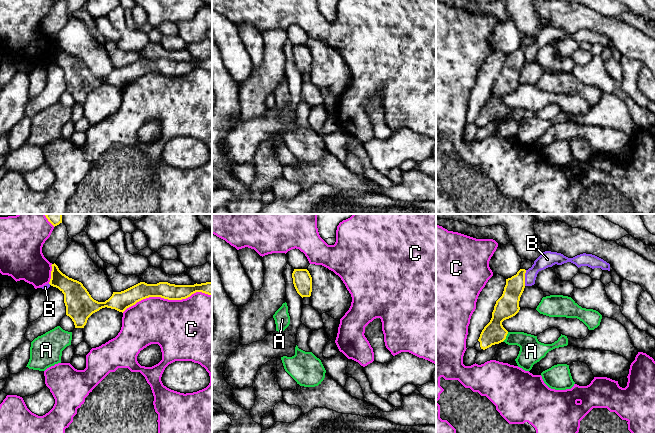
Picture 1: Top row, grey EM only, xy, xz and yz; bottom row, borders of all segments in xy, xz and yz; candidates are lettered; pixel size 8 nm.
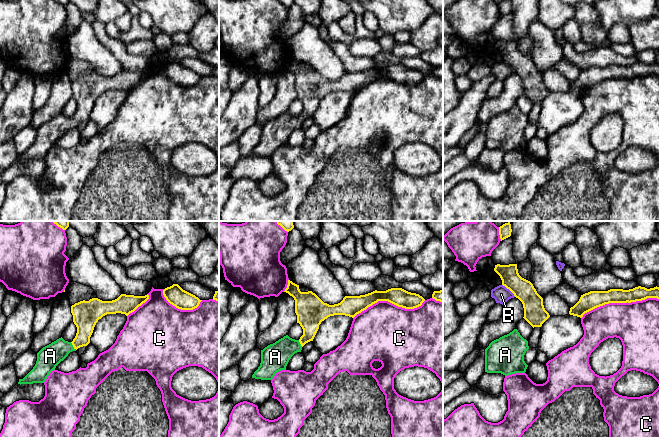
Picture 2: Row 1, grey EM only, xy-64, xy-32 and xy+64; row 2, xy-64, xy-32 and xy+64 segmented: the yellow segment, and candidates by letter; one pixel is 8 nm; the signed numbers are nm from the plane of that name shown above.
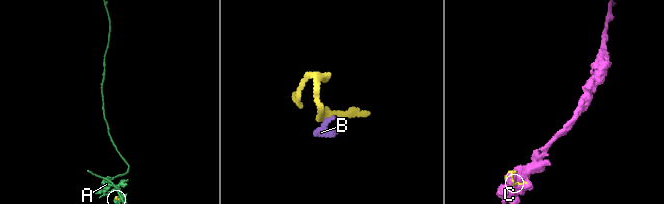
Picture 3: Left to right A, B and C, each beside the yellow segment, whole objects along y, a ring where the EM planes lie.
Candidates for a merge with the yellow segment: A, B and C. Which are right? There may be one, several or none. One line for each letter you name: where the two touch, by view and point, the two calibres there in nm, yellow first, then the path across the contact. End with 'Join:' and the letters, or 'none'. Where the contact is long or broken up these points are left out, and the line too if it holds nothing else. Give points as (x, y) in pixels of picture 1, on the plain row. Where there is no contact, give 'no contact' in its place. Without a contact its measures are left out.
A: contact yz (505, 113); calibres 190 and 190 nm; way yz (507, 82), (498, 92), (505, 113), (518, 114), (531, 127)
Join: A

